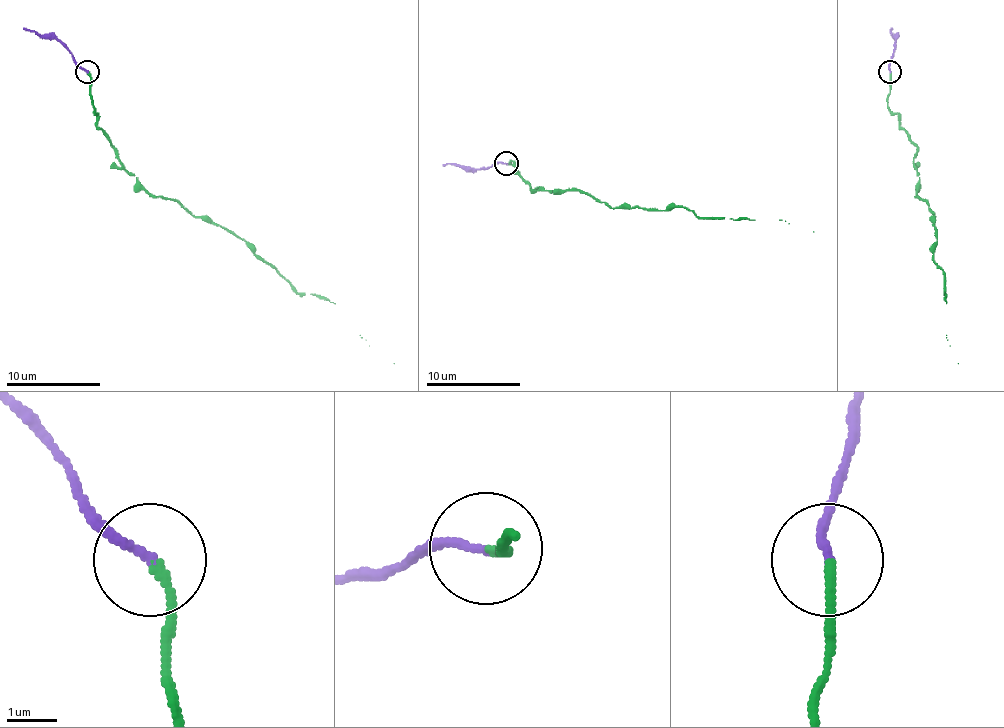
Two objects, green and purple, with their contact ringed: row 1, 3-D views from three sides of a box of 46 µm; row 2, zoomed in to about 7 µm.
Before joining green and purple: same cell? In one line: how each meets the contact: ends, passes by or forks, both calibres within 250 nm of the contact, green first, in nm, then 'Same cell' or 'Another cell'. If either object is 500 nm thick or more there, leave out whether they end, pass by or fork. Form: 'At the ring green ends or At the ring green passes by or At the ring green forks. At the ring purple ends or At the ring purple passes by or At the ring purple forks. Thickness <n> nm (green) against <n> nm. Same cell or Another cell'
At the ring green ends. At the ring purple ends. Thickness 170 nm (green) against 160 nm. Same cell

